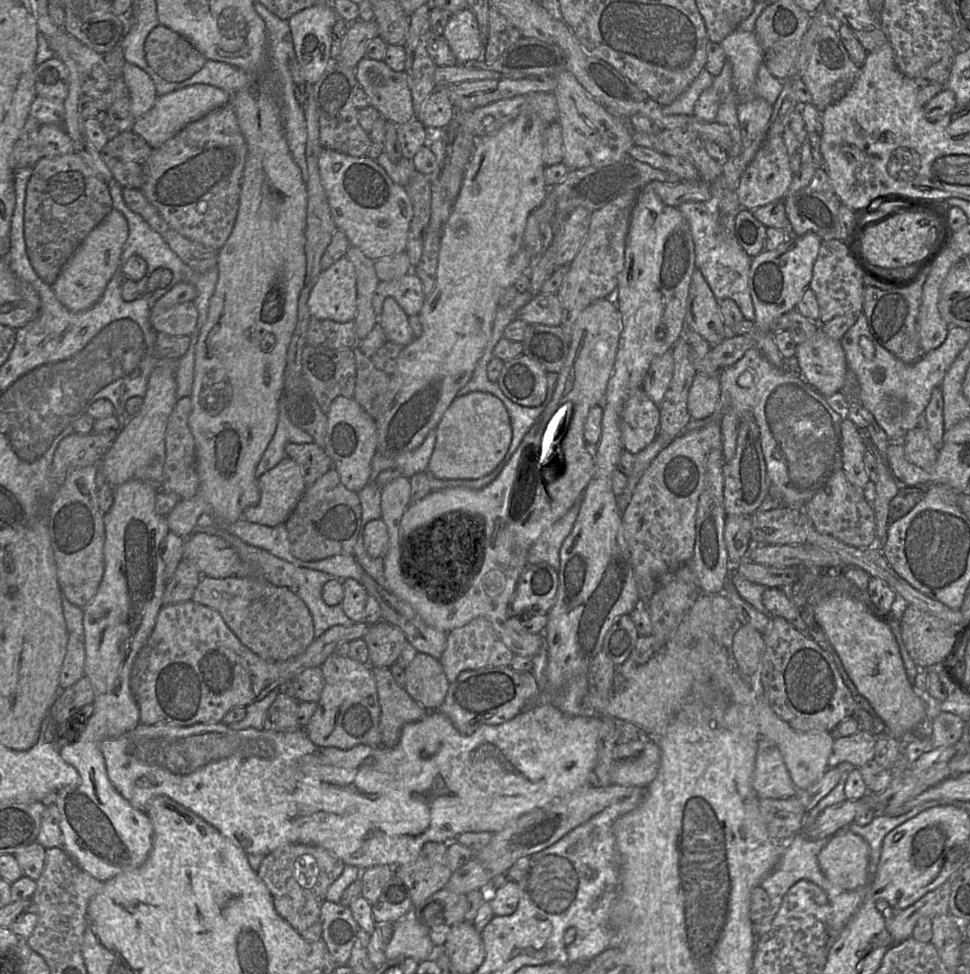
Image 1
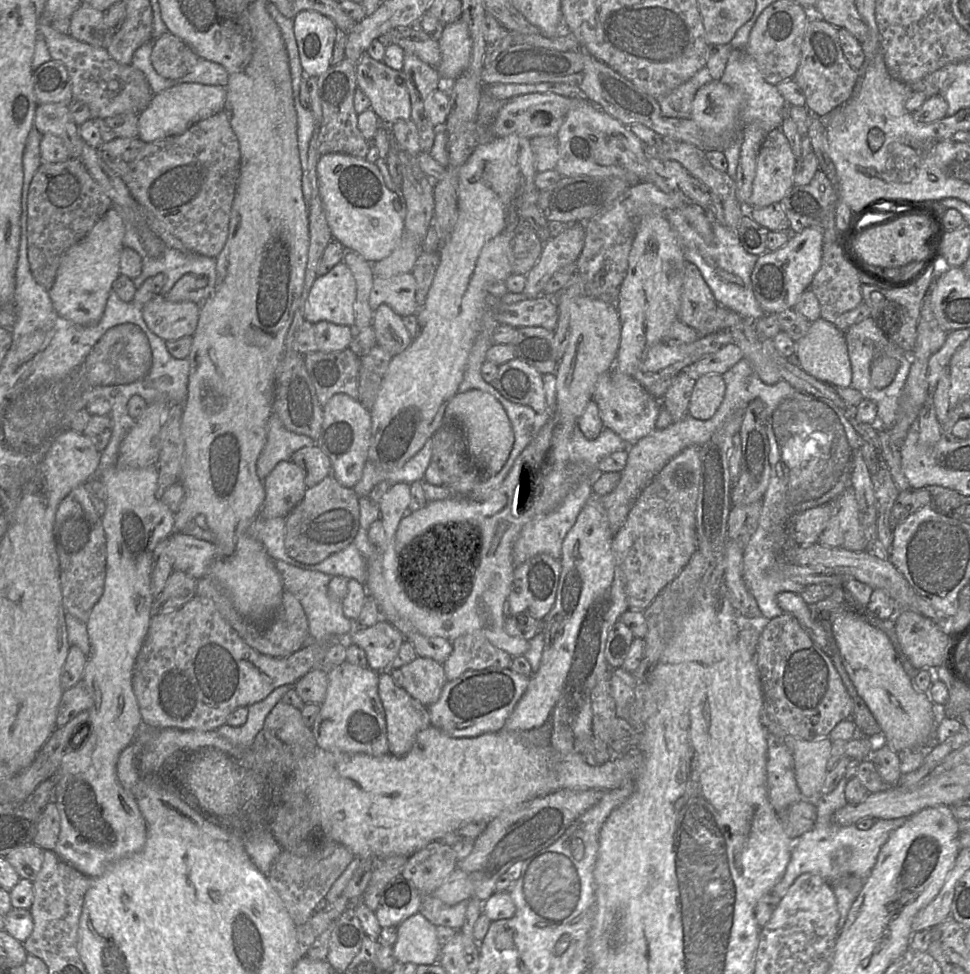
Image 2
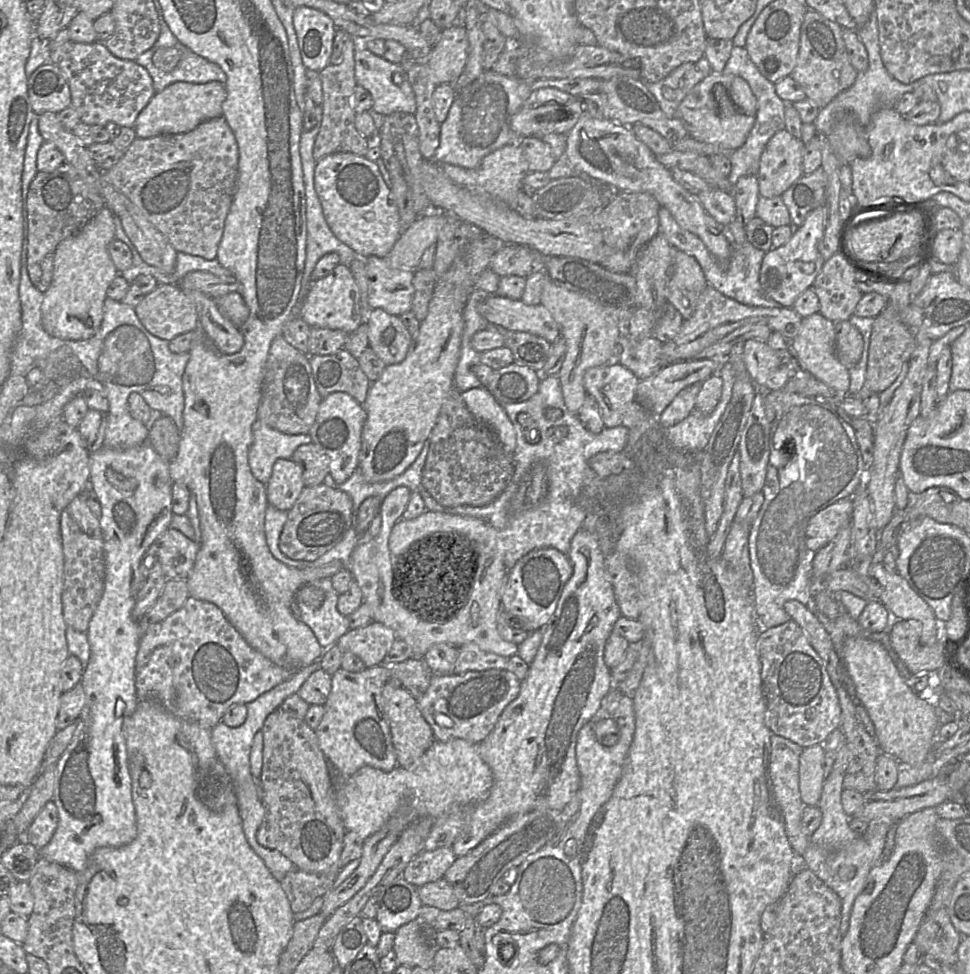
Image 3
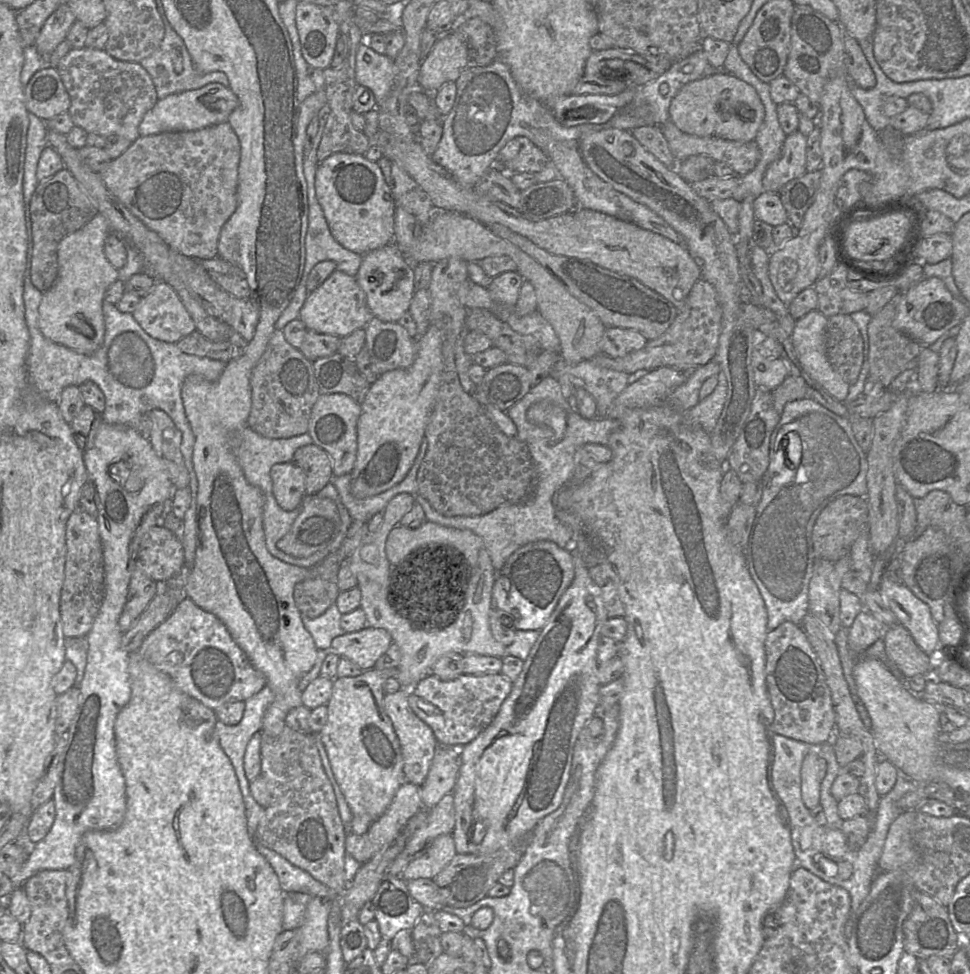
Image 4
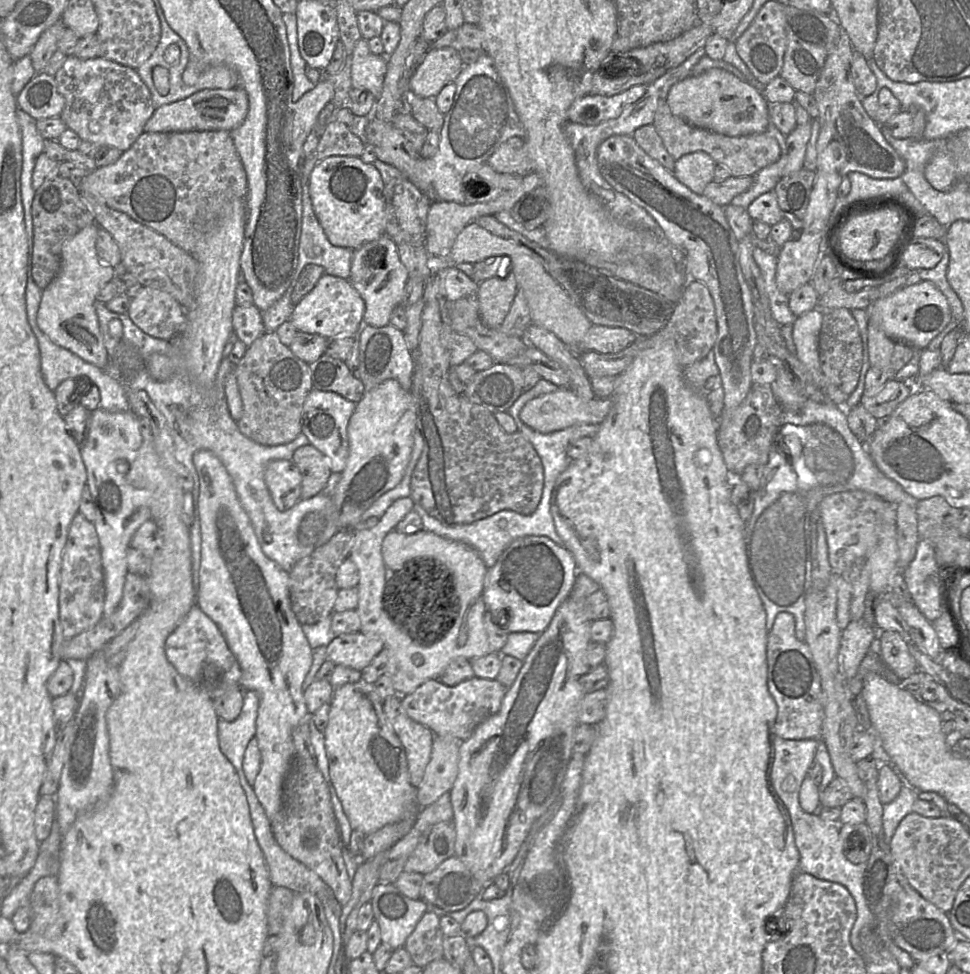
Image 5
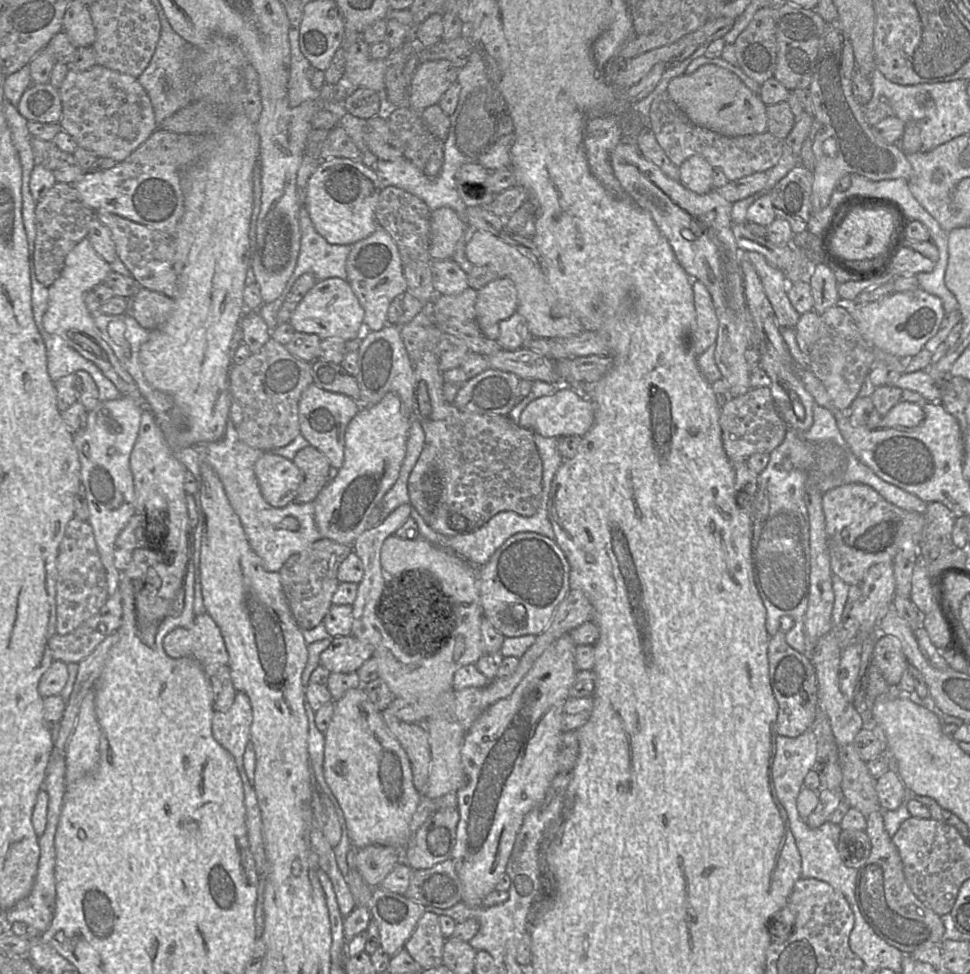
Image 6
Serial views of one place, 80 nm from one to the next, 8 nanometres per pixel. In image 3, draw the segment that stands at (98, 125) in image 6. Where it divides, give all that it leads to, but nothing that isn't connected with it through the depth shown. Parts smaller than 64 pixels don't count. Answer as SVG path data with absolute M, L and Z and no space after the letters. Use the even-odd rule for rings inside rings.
M69 40L50 51L50 60L61 69L69 84L71 106L78 112L81 123L89 126L106 126L113 122L119 126L134 128L139 113L156 94L152 78L144 67L135 61L115 57L102 42L79 43Z

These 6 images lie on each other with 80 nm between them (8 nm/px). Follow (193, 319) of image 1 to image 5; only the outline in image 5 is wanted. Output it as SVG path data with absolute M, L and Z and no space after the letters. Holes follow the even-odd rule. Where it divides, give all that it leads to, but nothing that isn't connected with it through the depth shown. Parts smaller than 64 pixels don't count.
M142 286L131 298L128 315L146 334L170 340L186 325L186 311L169 293Z

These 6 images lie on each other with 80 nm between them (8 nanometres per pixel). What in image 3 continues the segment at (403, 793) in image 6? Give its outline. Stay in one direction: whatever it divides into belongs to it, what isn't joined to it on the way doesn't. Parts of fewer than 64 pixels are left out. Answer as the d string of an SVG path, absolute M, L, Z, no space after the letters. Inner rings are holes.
M384 665L365 667L359 672L350 672L339 668L331 675L331 689L323 705L324 714L314 731L320 750L333 768L333 775L338 773L339 775L349 776L363 766L391 771L398 765L381 696L382 688L390 677L389 667Z

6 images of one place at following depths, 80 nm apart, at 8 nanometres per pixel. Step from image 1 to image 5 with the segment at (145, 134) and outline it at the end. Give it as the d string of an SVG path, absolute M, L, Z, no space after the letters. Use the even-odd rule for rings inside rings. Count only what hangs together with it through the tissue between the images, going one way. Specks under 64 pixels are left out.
M241 87L233 89L205 89L186 99L157 108L147 121L144 132L189 132L216 131L231 132L245 120L249 110L249 98Z

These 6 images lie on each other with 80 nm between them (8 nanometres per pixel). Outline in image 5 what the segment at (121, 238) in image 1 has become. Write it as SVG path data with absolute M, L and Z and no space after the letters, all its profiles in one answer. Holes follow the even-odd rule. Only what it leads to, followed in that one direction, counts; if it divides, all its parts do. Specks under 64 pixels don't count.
M93 223L62 245L61 267L54 280L42 290L37 324L54 343L105 369L108 353L94 303L99 291L115 276L115 269L105 264L97 254L98 228L99 226Z

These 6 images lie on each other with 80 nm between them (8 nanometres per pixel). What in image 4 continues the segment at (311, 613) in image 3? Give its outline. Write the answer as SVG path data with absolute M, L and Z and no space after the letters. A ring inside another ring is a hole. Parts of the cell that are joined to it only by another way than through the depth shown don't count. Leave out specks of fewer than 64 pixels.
M335 603L317 618L301 615L304 627L311 634L317 649L330 651L332 640L345 633L340 625L341 616Z

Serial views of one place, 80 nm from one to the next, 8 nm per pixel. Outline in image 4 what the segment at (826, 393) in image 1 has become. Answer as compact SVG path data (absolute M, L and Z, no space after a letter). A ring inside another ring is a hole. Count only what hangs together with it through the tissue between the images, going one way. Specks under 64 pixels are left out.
M818 309L796 320L791 342L808 374L832 397L844 402L850 385L831 366L825 347L827 317Z

